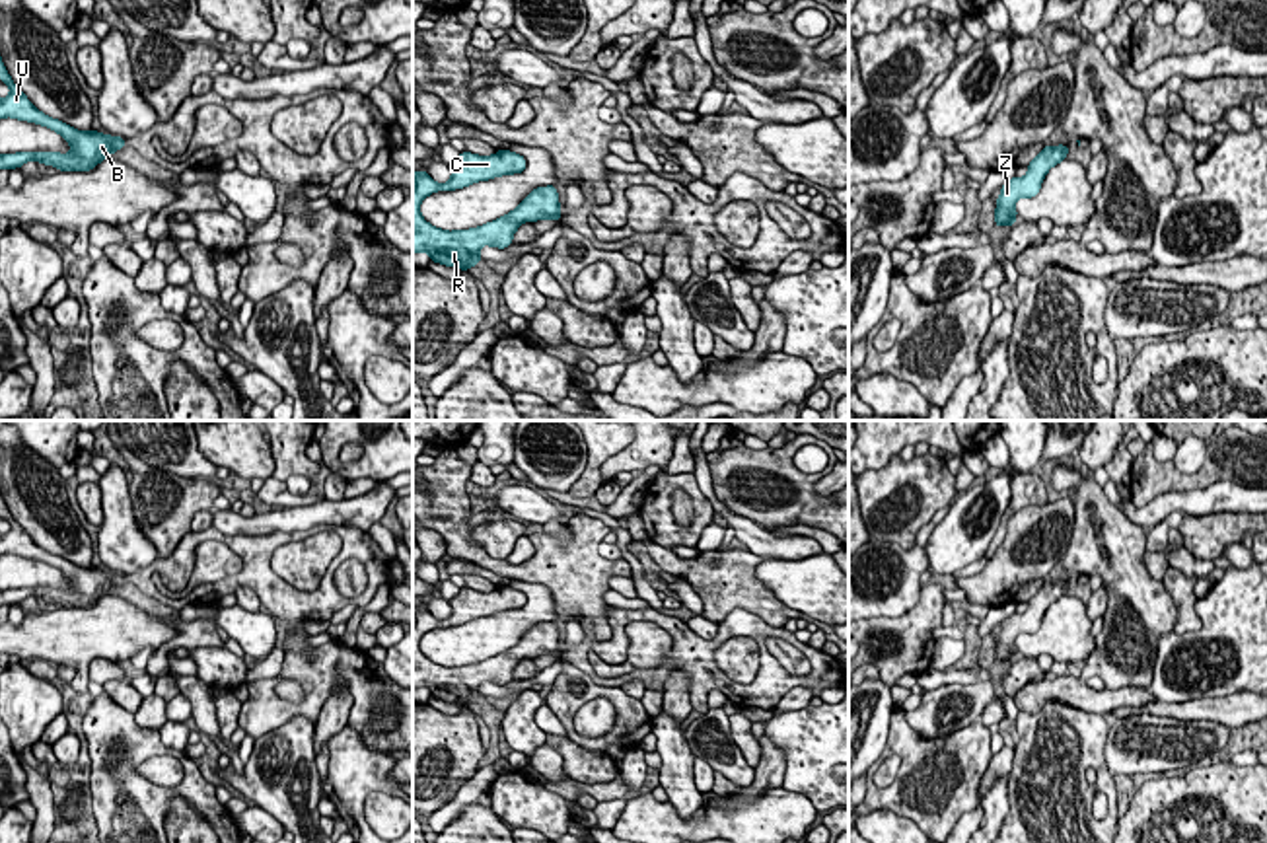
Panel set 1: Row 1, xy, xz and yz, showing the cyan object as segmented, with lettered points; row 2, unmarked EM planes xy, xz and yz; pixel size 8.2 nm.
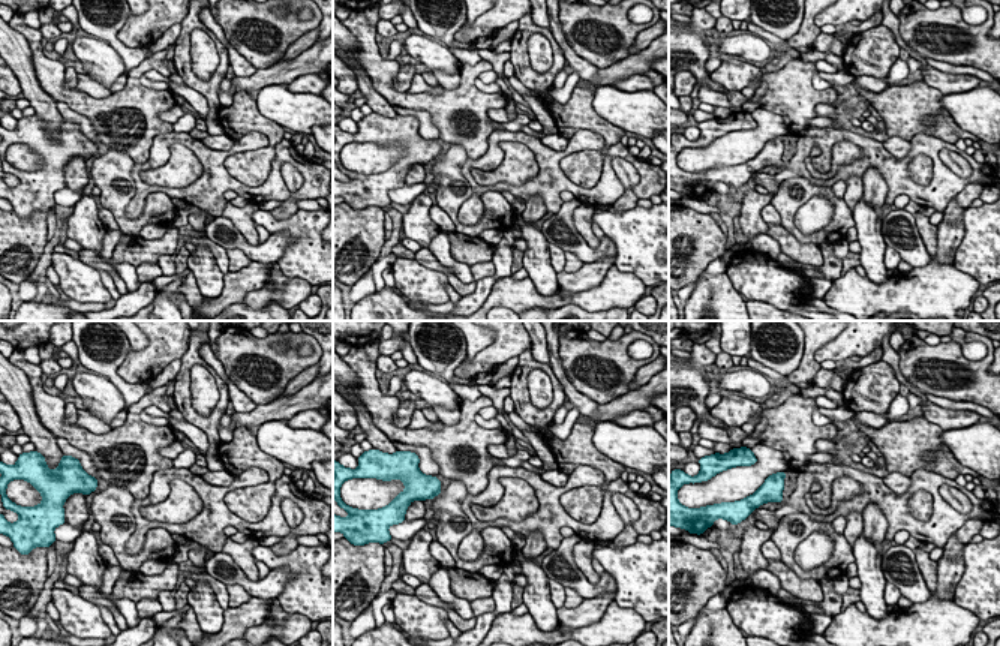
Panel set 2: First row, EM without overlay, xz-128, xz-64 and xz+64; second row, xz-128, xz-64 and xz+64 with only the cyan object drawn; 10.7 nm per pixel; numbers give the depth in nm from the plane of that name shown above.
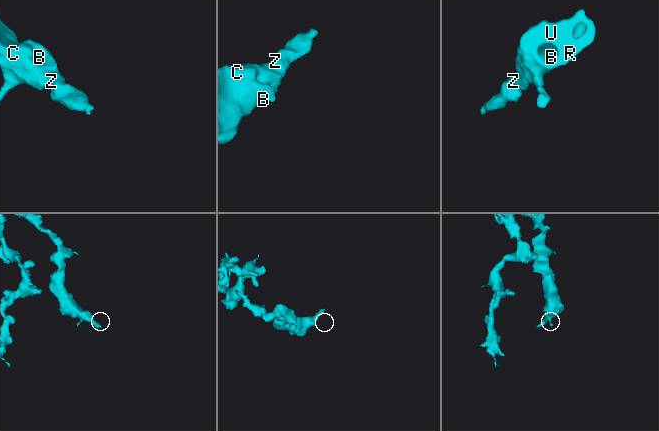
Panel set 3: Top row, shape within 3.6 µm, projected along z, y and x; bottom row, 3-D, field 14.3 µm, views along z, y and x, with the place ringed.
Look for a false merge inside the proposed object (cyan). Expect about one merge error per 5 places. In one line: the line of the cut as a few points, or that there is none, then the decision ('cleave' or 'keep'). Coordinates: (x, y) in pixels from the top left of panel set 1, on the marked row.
no cut | keep

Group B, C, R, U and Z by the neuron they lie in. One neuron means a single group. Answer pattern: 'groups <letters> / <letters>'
groups B C R U Z

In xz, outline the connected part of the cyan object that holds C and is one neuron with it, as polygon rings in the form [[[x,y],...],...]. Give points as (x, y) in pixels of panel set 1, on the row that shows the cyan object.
[[[465,150],[448,167],[452,177],[446,183],[436,183],[426,171],[413,171],[413,255],[428,253],[434,263],[469,271],[483,261],[479,255],[483,245],[498,249],[512,245],[512,238],[524,222],[561,220],[559,193],[555,185],[547,185],[533,189],[512,212],[492,222],[469,230],[440,230],[420,214],[420,202],[428,195],[463,189],[500,175],[524,173],[525,158],[510,150],[498,150],[492,156],[477,156]]]

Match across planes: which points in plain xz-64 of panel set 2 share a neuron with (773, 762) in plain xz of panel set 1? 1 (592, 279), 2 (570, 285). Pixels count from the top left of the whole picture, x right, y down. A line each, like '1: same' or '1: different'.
1: same
2: same

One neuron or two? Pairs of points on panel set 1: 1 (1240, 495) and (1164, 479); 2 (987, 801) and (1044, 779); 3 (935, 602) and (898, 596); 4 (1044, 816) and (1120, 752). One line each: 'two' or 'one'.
1: two
2: two
3: two
4: two

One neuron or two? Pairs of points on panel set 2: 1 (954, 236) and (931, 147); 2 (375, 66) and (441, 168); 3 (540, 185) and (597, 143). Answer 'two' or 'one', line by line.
1: two
2: two
3: one

